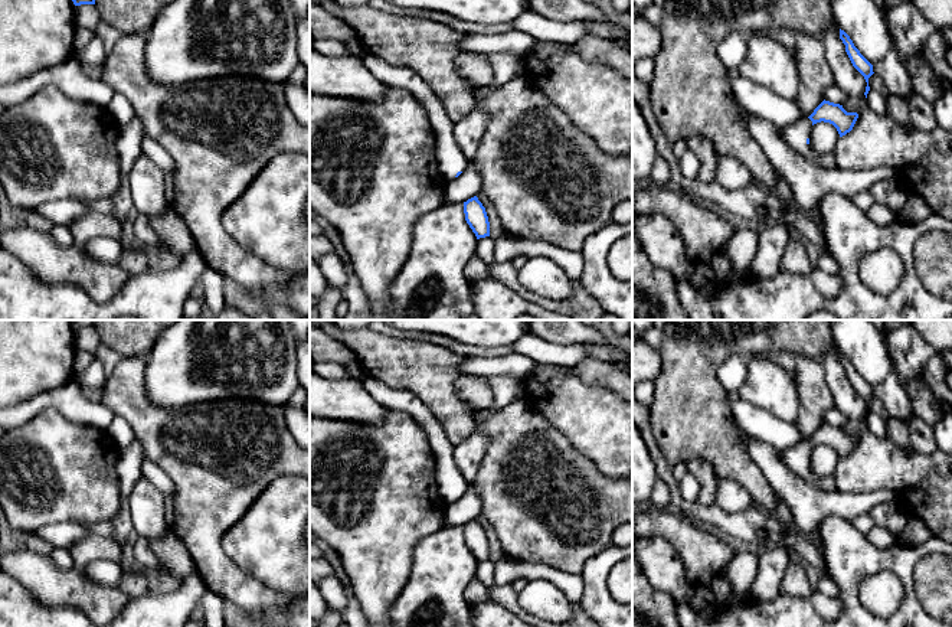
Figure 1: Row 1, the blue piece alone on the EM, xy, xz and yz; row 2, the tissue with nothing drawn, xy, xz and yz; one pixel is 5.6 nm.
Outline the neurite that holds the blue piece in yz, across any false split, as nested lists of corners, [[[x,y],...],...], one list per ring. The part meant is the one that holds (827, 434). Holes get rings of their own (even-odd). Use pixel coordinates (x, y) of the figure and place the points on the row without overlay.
[[[824,422],[808,441],[781,450],[781,457],[788,468],[807,483],[821,490],[835,490],[837,486],[832,477],[817,477],[811,473],[811,451],[821,444],[830,445],[837,451],[840,460],[843,460],[853,453],[857,441],[857,435],[847,435],[843,428]]]

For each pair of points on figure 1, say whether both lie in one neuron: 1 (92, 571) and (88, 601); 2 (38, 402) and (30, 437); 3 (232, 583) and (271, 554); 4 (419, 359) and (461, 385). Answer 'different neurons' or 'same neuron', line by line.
1: different neurons
2: different neurons
3: different neurons
4: different neurons

